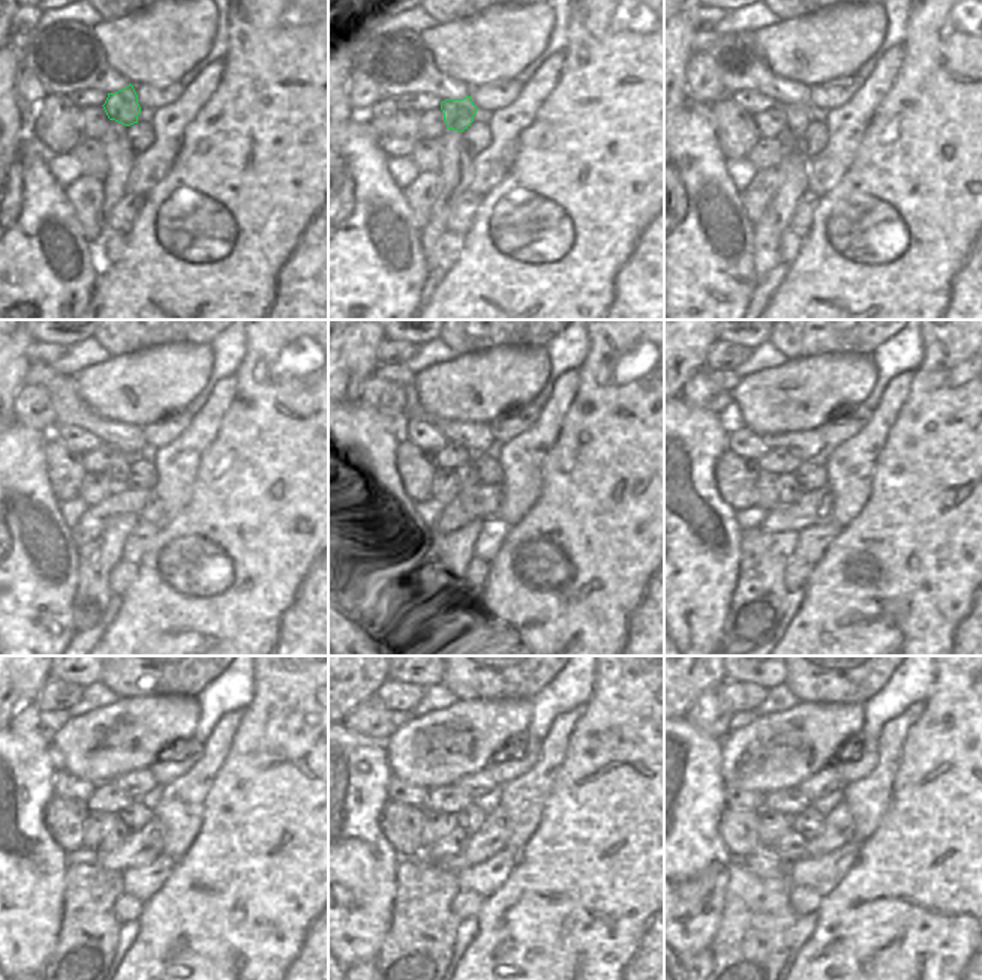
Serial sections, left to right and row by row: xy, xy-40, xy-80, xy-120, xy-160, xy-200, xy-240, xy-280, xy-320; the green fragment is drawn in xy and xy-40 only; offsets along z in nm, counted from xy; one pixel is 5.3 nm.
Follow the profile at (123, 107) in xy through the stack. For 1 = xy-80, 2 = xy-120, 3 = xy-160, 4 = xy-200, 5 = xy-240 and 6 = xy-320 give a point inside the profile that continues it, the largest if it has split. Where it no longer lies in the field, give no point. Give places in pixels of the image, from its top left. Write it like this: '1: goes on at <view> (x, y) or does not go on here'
1: goes on at xy-80 (798, 117)
2: goes on at xy-120 (123, 461)
3: goes on at xy-160 (453, 483)
4: goes on at xy-200 (790, 491)
5: goes on at xy-240 (117, 835)
6: goes on at xy-320 (790, 848)

